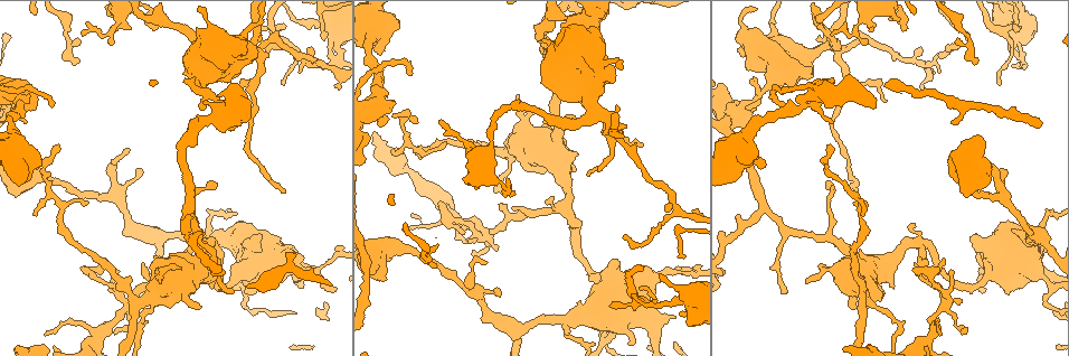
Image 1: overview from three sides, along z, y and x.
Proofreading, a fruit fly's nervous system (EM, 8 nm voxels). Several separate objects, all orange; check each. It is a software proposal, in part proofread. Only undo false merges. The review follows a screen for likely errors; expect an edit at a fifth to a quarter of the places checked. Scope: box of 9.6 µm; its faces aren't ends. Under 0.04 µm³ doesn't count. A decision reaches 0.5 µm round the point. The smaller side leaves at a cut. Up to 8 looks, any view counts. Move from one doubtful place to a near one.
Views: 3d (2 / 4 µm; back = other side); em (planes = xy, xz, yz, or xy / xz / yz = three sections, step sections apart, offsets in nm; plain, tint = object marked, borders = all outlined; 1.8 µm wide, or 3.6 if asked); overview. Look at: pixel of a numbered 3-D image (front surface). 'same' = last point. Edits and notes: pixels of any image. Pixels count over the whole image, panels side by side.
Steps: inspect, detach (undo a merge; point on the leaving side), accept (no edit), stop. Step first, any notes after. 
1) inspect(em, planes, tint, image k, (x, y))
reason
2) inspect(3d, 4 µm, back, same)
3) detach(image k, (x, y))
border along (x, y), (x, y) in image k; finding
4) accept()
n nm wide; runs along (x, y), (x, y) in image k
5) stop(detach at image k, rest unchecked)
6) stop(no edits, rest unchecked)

inspect(em, 3.6 µm, yz, step 8, tint, image 1, (381, 99))
calibre changes

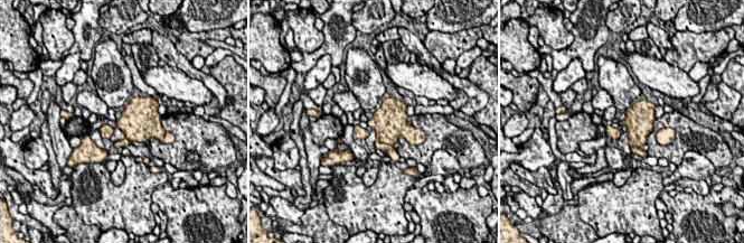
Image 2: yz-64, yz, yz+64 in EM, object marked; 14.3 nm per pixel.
inspect(em, 3.6 µm, planes, tint, same)
another direction

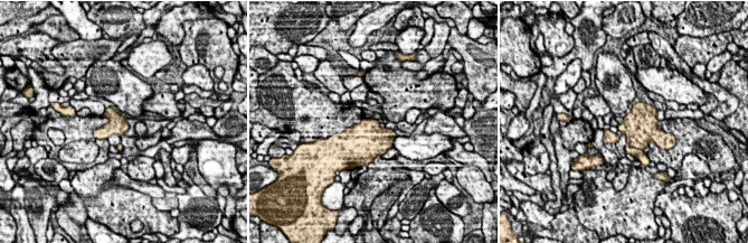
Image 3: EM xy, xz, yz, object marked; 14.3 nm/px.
detach(image 3, (640, 131))
280 nm wide; border along (627, 143), (642, 150) in image 3; a second neuron is stuck on

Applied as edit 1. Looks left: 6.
inspect(overview)

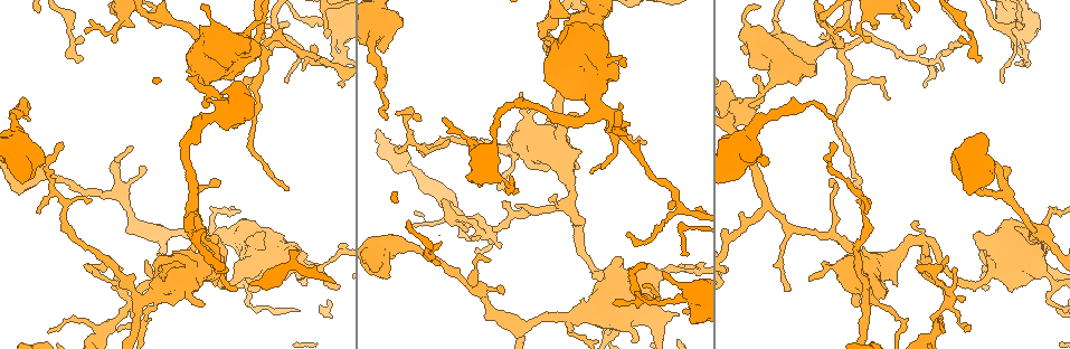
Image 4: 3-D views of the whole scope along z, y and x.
inspect(em, planes, tint, image 4, (227, 113))
sharp bend

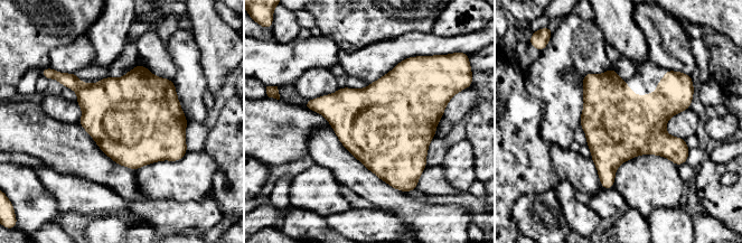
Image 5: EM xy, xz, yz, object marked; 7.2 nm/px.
accept()
continuous, no second neuron

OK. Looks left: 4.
inspect(3d, 4 µm, image 4, (166, 286))
sudden change in width

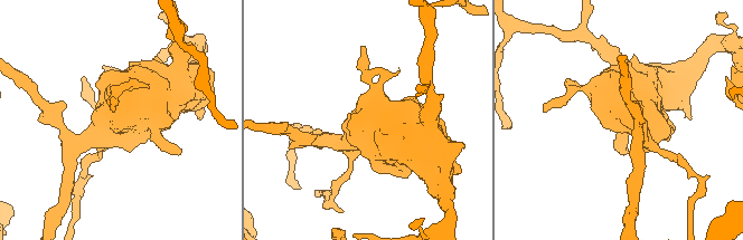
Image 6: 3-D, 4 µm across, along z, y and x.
inspect(em, xz, step 16, tint, image 6, (372, 135))
shape alone is not enough

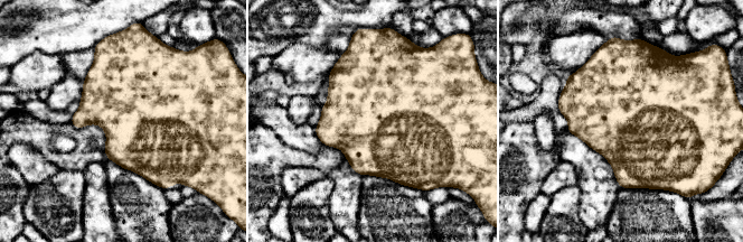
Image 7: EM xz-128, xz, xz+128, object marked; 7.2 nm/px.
accept()
480 nm wide; all the same neuron

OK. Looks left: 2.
stop(detach at image 3, rest unchecked)

